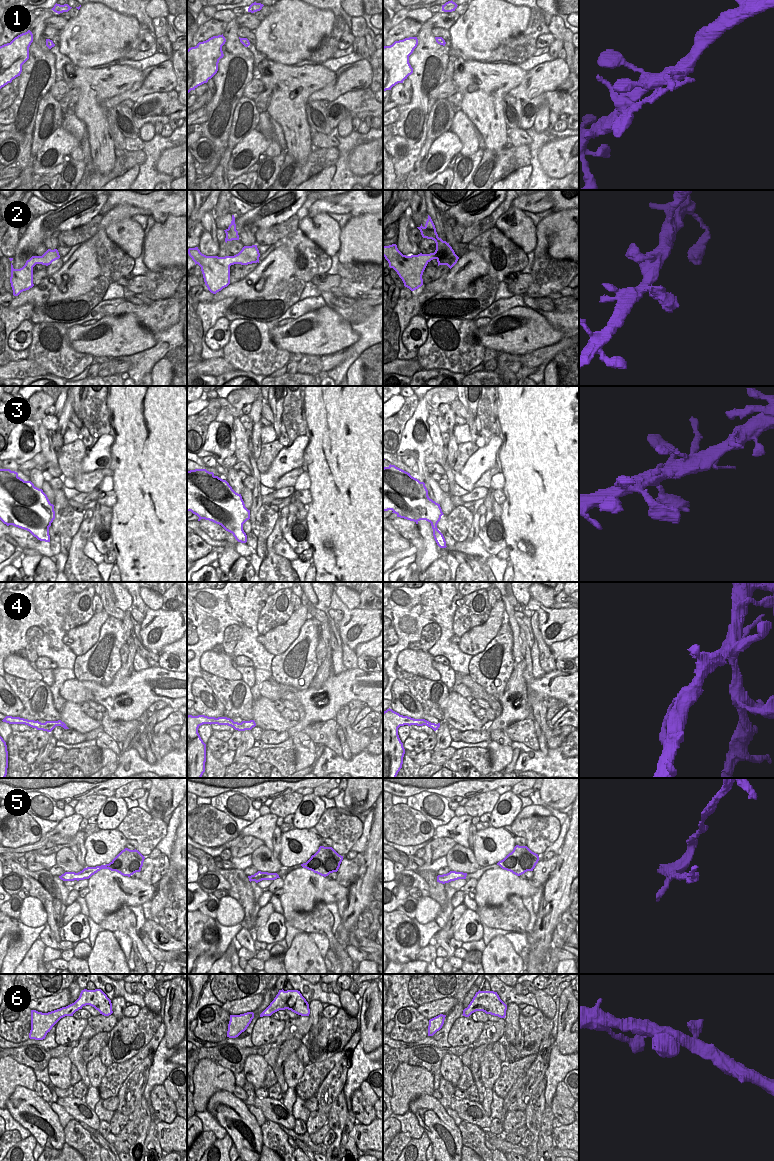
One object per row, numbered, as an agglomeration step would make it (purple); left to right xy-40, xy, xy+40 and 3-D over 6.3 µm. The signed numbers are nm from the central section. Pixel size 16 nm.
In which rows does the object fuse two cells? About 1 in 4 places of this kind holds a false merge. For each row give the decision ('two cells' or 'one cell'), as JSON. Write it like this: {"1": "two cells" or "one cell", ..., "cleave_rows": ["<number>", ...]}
{"1": "one cell", "2": "one cell", "3": "one cell", "4": "two cells", "5": "two cells", "6": "one cell", "cleave_rows": ["4", "5"]}

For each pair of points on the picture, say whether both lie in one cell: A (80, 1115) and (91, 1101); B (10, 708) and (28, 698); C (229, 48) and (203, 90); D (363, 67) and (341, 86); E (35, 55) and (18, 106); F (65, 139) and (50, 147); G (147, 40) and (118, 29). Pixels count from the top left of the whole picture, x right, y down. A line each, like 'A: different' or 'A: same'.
A: different
B: different
C: different
D: same
E: same
F: same
G: different

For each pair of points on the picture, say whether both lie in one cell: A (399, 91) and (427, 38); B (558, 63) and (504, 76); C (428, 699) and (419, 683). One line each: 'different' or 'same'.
A: different
B: different
C: same

